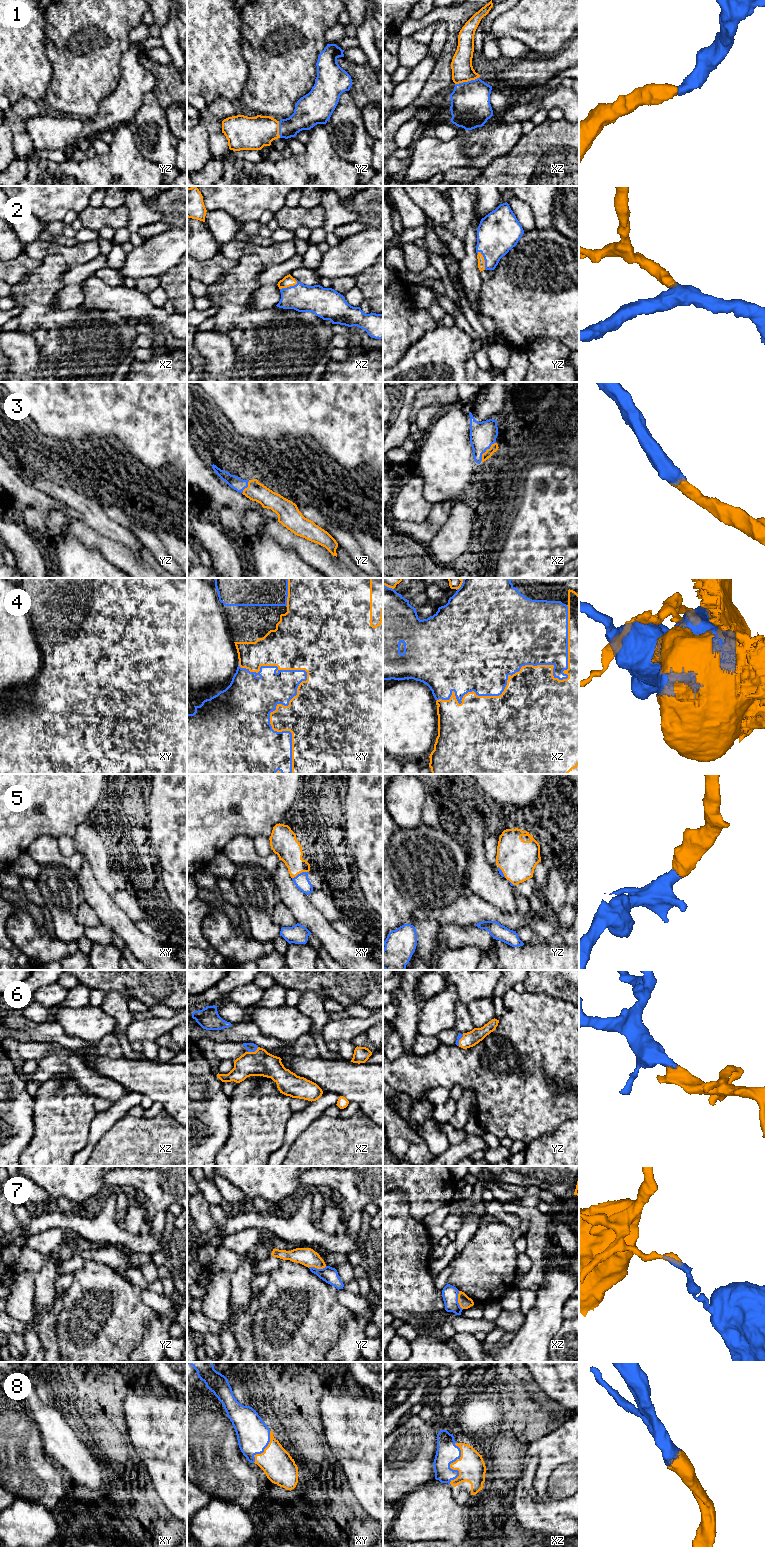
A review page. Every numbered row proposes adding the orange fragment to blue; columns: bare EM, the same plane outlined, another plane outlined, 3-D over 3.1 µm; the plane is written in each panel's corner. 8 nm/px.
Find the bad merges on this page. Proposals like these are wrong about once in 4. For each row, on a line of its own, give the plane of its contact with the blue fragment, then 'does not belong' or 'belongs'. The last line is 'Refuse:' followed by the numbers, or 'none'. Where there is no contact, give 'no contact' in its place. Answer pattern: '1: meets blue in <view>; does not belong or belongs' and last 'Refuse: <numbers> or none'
1: meets blue in xz; belongs
2: meets blue in yz; belongs
3: meets blue in xz; belongs
4: meets blue in xz; does not belong
5: meets blue in xy; belongs
6: meets blue in xz; belongs
7: meets blue in xz; does not belong
8: meets blue in xz; belongs
Refuse: 4, 7

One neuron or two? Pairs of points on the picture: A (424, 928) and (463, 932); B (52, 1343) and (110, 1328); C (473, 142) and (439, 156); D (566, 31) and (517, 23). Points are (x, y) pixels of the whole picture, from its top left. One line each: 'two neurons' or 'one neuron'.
A: two neurons
B: two neurons
C: one neuron
D: one neuron

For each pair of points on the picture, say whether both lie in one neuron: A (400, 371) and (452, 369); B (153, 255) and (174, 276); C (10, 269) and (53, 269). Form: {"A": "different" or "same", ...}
{"A": "same", "B": "different", "C": "different"}

